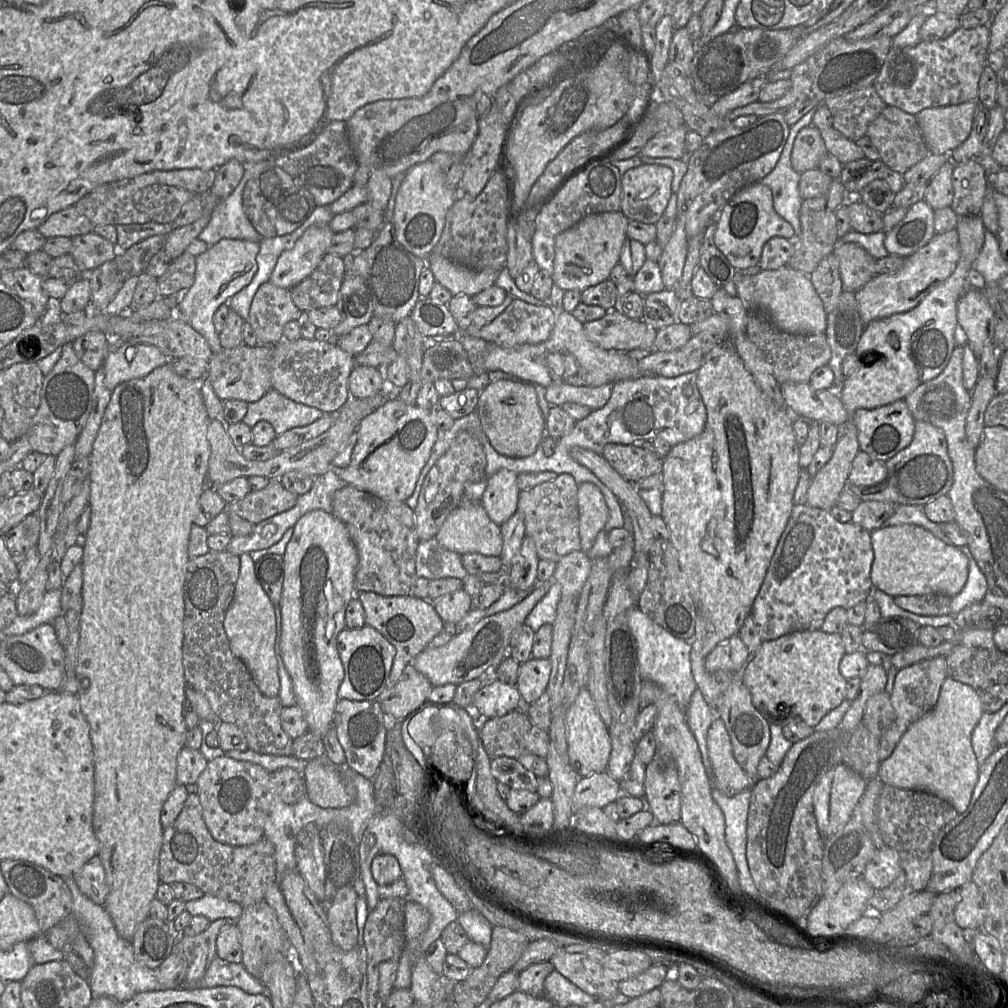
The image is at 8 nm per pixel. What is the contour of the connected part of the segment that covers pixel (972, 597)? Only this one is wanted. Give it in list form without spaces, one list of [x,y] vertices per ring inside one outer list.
[[[968,546],[959,549],[968,558],[969,570],[968,579],[963,590],[950,599],[950,615],[953,616],[956,616],[971,604],[982,601],[987,592],[986,577],[977,565]]]

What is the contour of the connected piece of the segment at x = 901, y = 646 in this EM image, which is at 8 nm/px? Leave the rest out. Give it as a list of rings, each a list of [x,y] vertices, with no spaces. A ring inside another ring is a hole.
[[[881,617],[871,628],[864,629],[862,650],[888,656],[904,652],[918,643],[920,626],[904,617]]]

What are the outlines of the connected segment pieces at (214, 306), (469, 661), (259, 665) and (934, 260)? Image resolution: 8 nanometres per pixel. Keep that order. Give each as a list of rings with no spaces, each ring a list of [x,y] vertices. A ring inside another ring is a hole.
[[[222,239],[196,257],[194,283],[179,298],[176,316],[182,317],[206,339],[213,354],[223,349],[215,330],[214,315],[222,304],[228,304],[235,294],[250,284],[258,269],[256,257],[259,251],[260,243]]]
[[[553,578],[546,582],[538,582],[528,595],[512,608],[491,616],[485,616],[472,628],[458,632],[443,646],[426,647],[410,664],[423,674],[432,686],[459,685],[479,677],[495,678],[494,669],[506,657],[512,635],[524,623],[528,614],[554,583]]]
[[[243,553],[239,557],[239,576],[233,601],[224,618],[224,630],[232,653],[244,662],[260,692],[266,697],[277,697],[280,681],[275,655],[275,607],[256,577],[255,561],[250,554]]]
[[[957,229],[941,234],[936,233],[924,247],[905,258],[901,269],[876,275],[856,291],[855,299],[863,324],[866,326],[872,321],[915,308],[935,287],[953,273],[959,258],[960,246]]]

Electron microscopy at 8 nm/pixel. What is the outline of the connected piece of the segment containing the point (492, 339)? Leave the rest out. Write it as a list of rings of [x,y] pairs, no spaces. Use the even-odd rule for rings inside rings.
[[[513,299],[510,305],[492,322],[479,328],[470,325],[460,330],[460,335],[483,339],[491,344],[502,347],[514,347],[522,344],[539,344],[546,341],[556,322],[557,311],[550,305],[539,306],[520,299]]]

